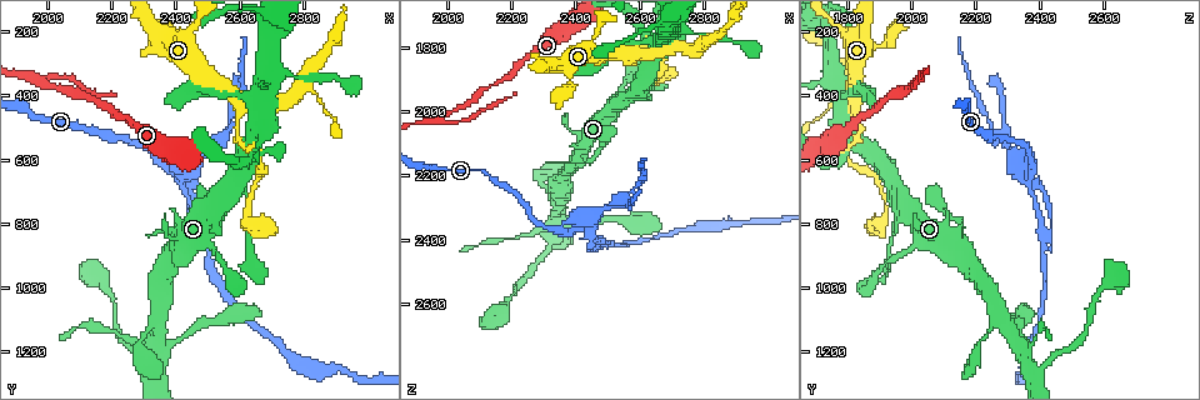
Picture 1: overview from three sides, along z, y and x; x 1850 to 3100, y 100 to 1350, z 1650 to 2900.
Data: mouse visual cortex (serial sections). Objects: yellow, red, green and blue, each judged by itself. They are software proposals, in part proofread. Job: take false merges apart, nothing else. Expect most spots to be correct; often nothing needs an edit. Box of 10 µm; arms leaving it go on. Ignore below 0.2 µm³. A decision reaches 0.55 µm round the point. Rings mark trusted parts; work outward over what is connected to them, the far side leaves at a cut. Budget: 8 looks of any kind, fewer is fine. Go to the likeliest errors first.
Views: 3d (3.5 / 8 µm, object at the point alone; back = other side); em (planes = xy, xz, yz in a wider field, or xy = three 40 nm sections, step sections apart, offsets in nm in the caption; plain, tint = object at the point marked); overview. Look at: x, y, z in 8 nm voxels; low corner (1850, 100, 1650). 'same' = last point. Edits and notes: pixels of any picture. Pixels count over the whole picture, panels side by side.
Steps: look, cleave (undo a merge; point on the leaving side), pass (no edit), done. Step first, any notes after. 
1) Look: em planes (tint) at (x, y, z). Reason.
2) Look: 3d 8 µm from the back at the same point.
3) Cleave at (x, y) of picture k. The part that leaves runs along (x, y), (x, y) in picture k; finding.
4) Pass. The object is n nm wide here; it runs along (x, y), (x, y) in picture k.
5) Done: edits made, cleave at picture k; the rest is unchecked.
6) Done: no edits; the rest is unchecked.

Look: 3d 3.5 µm at (2360, 590, 2360). Three arms meet.

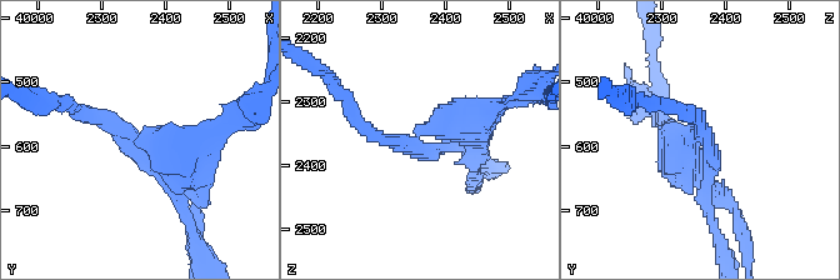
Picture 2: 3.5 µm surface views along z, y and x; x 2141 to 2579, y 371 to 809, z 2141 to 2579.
Look: em xy step 1 (plain) at (2350, 585, 2370). 3 arms meet here; the arms are 150, 200, 500 nm wide.

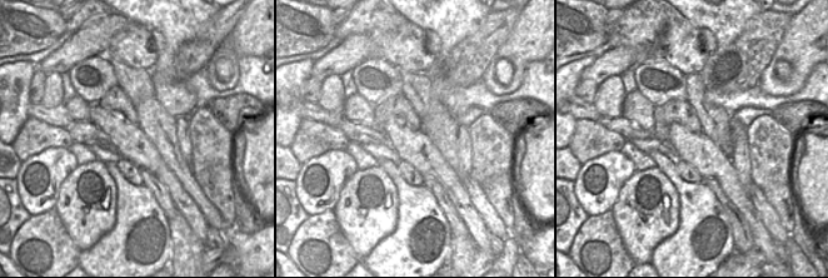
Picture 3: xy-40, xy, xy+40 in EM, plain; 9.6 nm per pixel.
Look: em xy step 1 (tint) at the same point.

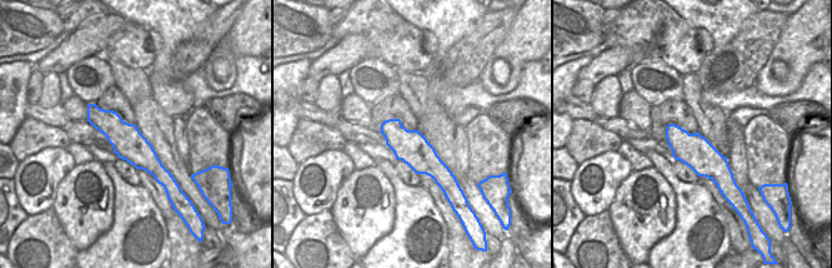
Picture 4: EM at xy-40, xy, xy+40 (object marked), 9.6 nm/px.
Cleave at (163, 143) of picture 2. The part that leaves runs along (138, 139), (188, 150), (245, 120) in picture 2; two cells meet here.

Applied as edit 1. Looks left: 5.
Look: 3d 3.5 µm at (2790, 360, 1790). Arms part here.

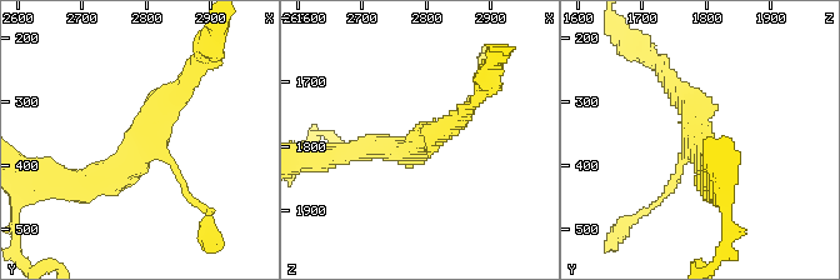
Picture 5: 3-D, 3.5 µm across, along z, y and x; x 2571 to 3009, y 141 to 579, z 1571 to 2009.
Look: em xy step 3 (tint) at (2800, 360, 1790). 3 arms meet here; the arms are 100, 250, 300 nm wide.

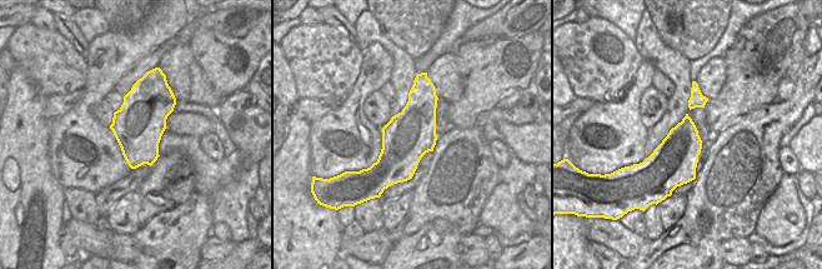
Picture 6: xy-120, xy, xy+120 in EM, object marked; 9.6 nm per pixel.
Pass. It runs along (78, 179), (116, 175), (189, 75) in picture 5; all the same cell.

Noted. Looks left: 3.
Look: 3d 3.5 µm at (1980, 350, 2020).

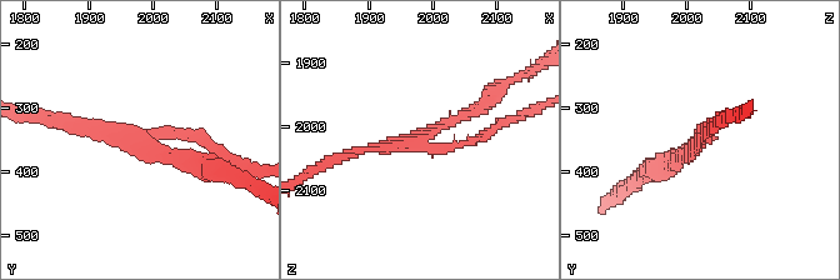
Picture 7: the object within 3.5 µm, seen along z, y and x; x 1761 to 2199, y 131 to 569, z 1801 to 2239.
Look: em xy step 2 (tint) at (1990, 350, 2010). Shape alone is not enough.

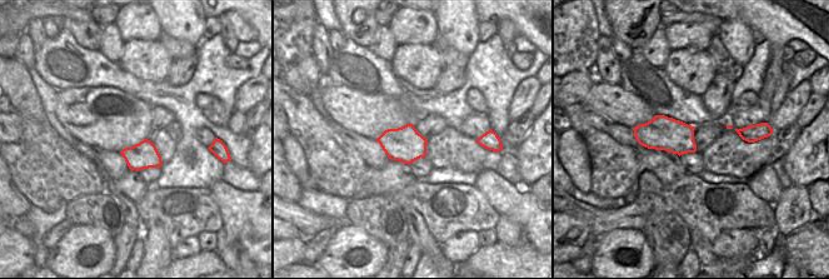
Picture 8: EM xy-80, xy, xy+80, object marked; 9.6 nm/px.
Pass. It runs along (656, 165), (689, 154), (695, 143) in picture 7; continuous, no second cell.

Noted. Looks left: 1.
Done: edits made, cleave at picture 2; the rest is unchecked.

